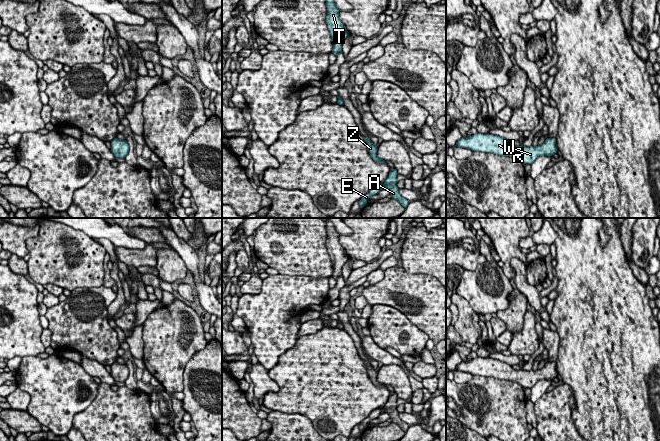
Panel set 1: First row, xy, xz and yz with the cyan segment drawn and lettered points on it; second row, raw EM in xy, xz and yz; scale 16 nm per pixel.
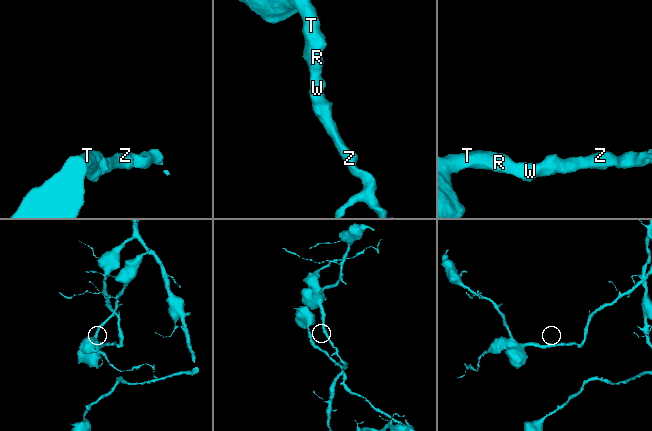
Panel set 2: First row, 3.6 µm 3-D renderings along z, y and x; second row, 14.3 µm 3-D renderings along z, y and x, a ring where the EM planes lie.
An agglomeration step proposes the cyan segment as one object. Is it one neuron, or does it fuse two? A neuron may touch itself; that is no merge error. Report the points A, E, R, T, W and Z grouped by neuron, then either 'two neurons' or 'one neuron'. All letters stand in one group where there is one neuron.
A E R T W Z; one neuron

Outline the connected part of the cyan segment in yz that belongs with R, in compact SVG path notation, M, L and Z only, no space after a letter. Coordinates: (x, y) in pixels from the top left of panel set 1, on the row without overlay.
M477 357L470 361L461 361L455 370L472 375L491 376L497 379L510 380L519 383L523 388L531 389L540 380L554 380L559 374L556 362L547 362L540 370L515 370L506 362Z

